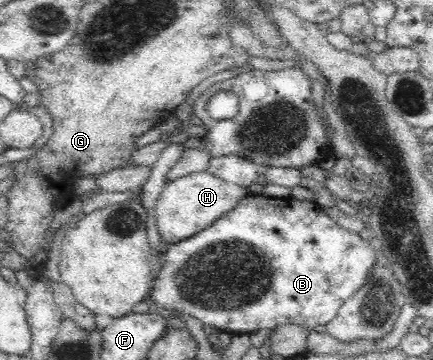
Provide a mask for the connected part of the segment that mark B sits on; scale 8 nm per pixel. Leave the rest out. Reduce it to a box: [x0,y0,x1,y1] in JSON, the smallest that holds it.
[146,194,379,333]

